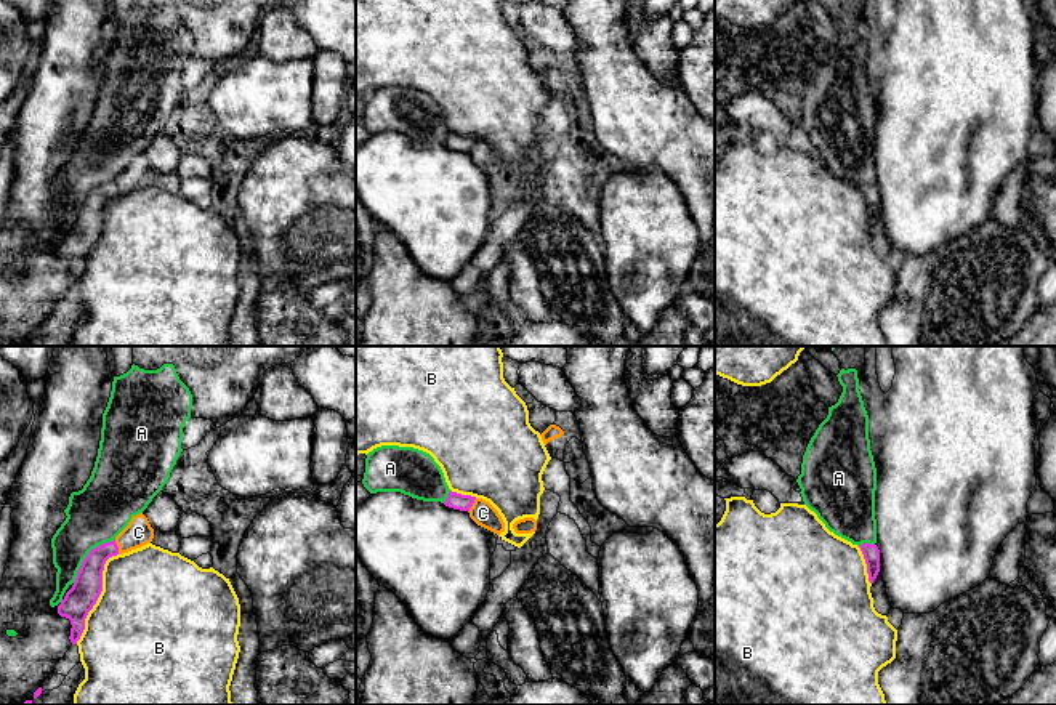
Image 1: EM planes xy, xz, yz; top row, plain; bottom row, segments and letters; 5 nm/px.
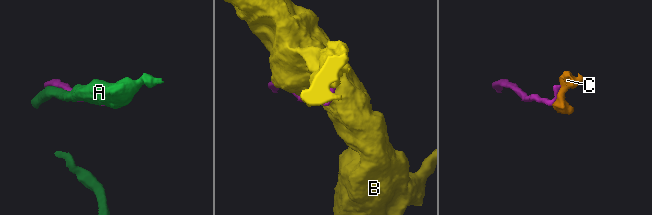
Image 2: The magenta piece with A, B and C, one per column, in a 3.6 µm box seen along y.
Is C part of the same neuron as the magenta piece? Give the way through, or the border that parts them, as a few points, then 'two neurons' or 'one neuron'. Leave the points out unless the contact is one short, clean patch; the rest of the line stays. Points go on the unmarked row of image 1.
way xy (88, 225), (92, 207), (117, 188), (138, 173); one neuron

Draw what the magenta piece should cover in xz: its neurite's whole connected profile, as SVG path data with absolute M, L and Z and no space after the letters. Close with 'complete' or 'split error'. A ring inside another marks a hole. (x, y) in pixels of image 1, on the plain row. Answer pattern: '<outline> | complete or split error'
M449 133L445 143L445 147L468 152L470 159L481 168L500 176L505 173L505 163L498 152L486 141L476 139L471 136L461 136L457 133Z | split error

